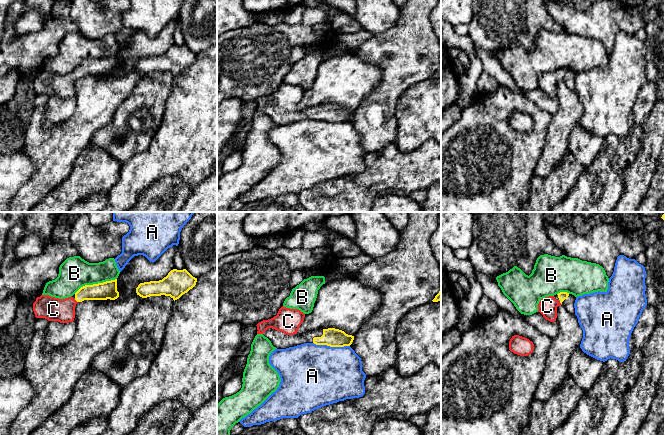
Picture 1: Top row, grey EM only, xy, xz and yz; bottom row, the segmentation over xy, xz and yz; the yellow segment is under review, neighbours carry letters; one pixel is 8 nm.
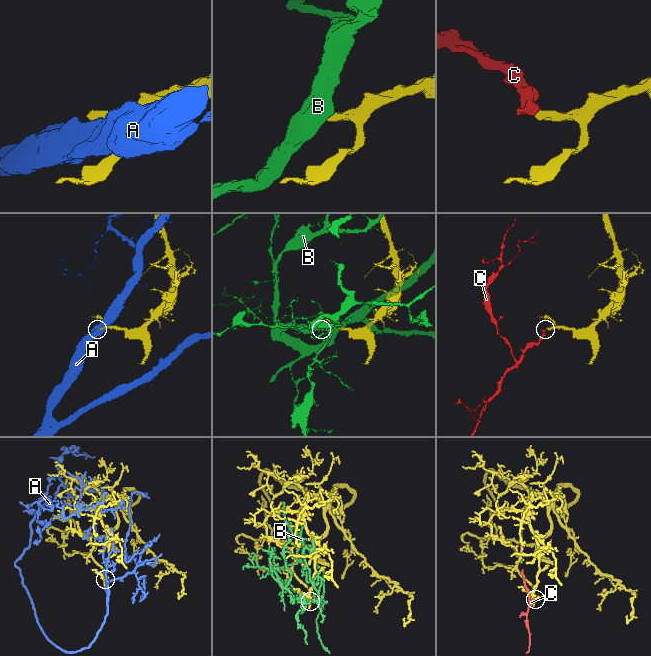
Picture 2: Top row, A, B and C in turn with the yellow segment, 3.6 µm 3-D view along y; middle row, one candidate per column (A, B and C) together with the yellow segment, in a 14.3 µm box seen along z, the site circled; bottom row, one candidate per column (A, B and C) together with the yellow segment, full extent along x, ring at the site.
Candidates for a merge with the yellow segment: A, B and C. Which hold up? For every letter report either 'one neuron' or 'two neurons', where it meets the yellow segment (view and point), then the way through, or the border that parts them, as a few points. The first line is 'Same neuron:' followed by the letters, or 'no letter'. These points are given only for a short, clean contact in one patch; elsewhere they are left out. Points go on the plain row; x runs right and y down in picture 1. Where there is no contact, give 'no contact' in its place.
Same neuron: C
A: two neurons; meets yellow in xz at (331, 122)
B: two neurons; meets yellow in xy at (95, 60); border along xy (116, 54), (110, 57), (85, 60), (74, 69)
C: one neuron; meets yellow in xy at (76, 76); runs through xy (102, 67), (83, 69), (76, 76), (64, 85), (53, 85)

